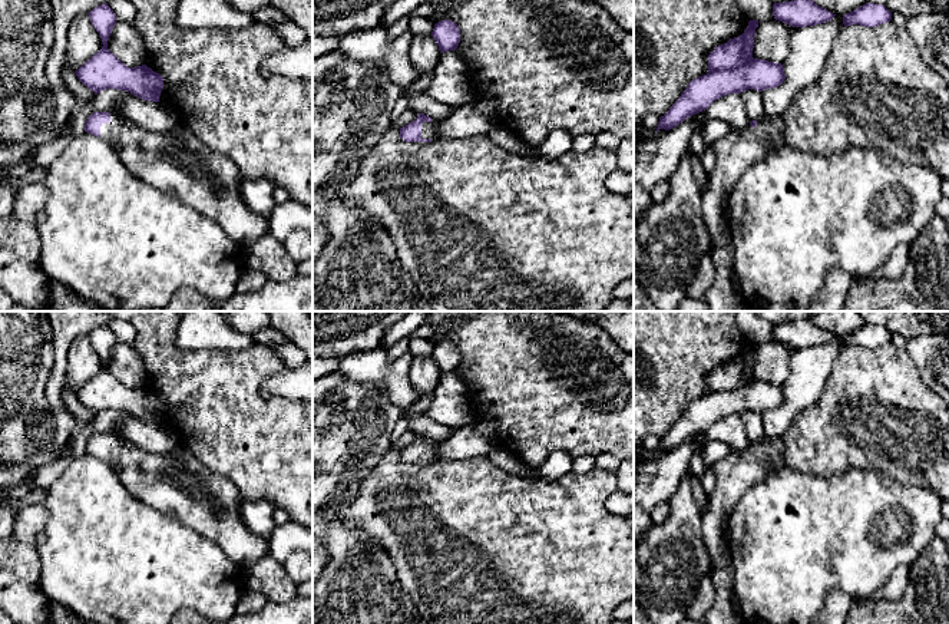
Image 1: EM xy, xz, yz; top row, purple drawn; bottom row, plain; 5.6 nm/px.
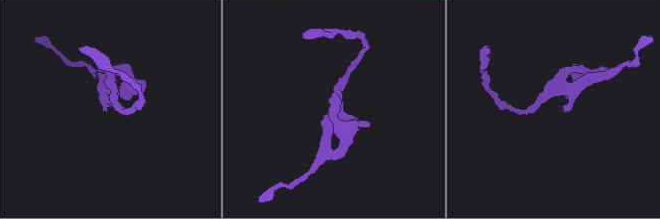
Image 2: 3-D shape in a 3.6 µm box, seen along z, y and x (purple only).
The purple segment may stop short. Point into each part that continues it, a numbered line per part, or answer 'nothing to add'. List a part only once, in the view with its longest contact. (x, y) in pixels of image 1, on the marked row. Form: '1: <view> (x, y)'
1: xz (427, 128)

